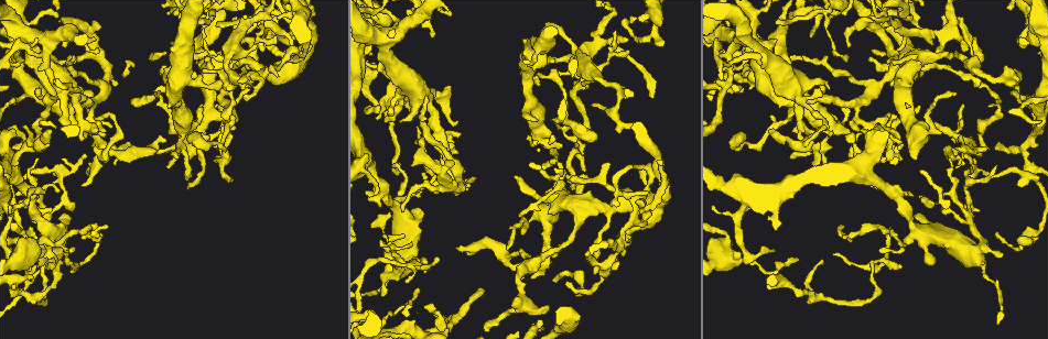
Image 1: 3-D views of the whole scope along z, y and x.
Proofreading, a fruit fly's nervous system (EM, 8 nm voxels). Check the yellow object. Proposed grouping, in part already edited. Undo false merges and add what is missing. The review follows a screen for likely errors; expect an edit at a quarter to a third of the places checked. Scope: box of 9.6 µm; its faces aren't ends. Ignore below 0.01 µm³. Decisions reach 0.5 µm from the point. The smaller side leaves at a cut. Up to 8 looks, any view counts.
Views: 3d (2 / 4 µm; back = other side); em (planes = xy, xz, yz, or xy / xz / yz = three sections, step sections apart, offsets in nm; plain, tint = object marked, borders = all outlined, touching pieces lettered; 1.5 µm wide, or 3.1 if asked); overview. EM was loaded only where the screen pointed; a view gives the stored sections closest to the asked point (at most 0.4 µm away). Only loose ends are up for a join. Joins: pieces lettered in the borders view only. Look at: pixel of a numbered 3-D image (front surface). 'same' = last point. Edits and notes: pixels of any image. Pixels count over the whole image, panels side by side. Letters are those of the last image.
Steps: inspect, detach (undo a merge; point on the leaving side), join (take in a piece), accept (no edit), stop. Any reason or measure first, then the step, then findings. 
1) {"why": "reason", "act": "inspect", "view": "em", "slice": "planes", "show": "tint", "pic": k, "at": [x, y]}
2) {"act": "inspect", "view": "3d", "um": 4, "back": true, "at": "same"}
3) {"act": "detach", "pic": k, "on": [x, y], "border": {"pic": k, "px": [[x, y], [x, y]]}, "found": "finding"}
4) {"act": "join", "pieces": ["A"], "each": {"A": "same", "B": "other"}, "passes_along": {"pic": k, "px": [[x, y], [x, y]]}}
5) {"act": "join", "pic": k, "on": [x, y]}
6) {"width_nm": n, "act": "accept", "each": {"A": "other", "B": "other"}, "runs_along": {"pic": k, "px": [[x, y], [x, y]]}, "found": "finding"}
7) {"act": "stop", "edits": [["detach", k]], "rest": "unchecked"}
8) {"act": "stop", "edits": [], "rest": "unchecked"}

{"why": "tapers out", "act": "inspect", "view": "em", "slice": "planes", "show": "borders", "pic": 1, "at": [420, 288]}

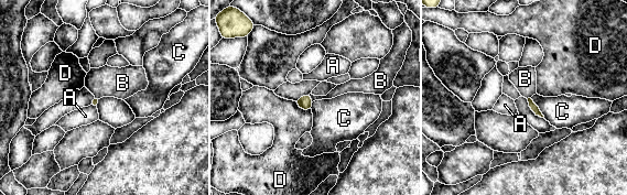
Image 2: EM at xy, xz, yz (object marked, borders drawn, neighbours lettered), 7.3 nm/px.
{"act": "accept", "each": {"A": "other", "B": "other", "C": "other", "D": "other"}, "border": {"pic": 2, "px": [[309, 94], [312, 101]]}, "found": "none of them fits"}

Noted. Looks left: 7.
{"act": "inspect", "view": "em", "slice": "xy", "step": 8, "show": "borders", "pic": 1, "at": [915, 215]}

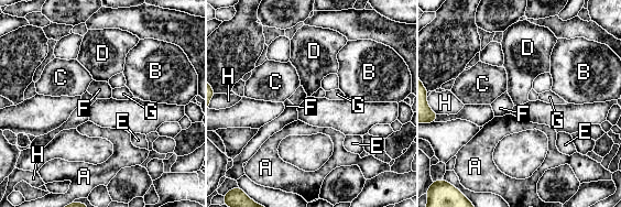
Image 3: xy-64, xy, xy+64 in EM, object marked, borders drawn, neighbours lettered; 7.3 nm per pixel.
{"act": "inspect", "view": "em", "slice": "planes", "show": "borders", "at": "same"}

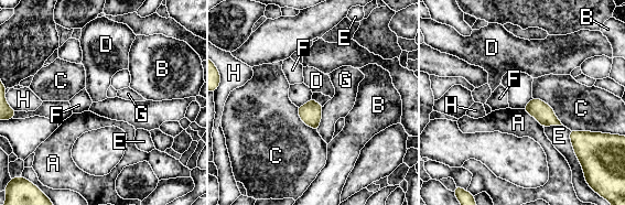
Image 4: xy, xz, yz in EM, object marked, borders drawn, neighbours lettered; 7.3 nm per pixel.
{"width_nm": 140, "longest_contact_nm": ["C", 300], "act": "accept", "each": {"A": "other", "B": "other", "C": "other", "D": "other", "E": "other", "F": "other", "G": "other", "H": "other"}, "found": "none of them fits"}

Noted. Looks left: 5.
{"why": "an open end", "act": "inspect", "view": "em", "slice": "planes", "show": "borders", "pic": 1, "at": [750, 263]}

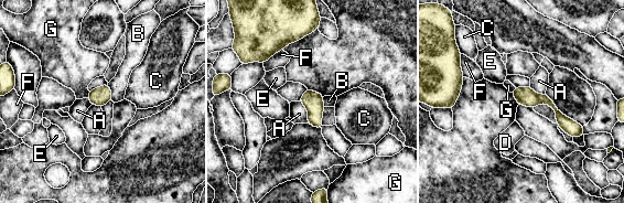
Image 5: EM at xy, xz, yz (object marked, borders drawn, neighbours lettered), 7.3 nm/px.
{"act": "accept", "each": {"A": "other", "B": "other", "C": "other", "D": "other", "E": "other", "F": "other", "G": "other"}, "runs_along": {"pic": 5, "px": [[516, 91], [546, 99], [580, 132]]}, "found": "none of them fits"}

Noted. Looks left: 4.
{"act": "stop", "edits": [], "rest": "unchecked"}

